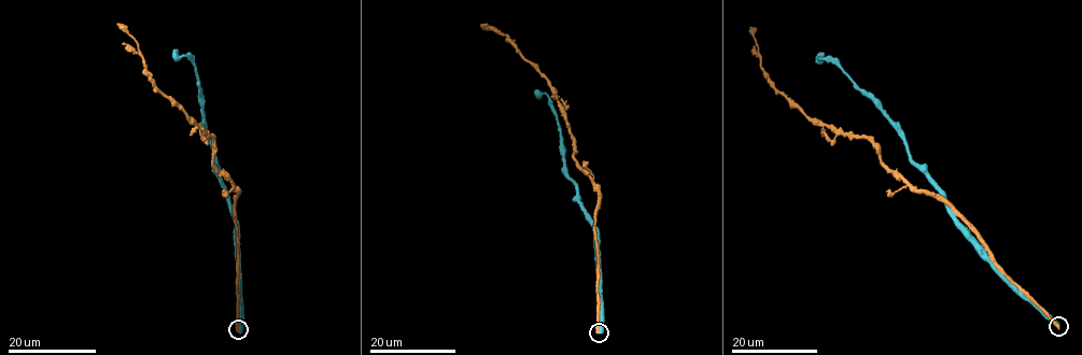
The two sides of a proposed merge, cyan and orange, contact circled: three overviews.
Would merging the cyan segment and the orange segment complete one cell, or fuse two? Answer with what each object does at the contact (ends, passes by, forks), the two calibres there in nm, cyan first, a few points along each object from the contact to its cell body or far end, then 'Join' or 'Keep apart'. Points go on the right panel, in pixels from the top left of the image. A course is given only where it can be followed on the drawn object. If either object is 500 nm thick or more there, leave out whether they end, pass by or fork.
Thickness 700 nm (cyan) against 600 nm. Course of cyan: (1057, 326), (972, 240), (944, 192), (912, 158), (904, 133), (841, 70), (819, 59), (821, 53). Course of orange: (1057, 326), (947, 204), (912, 187), (883, 162), (868, 139), (815, 123), (774, 87), (761, 68), (749, 27). Keep apart

